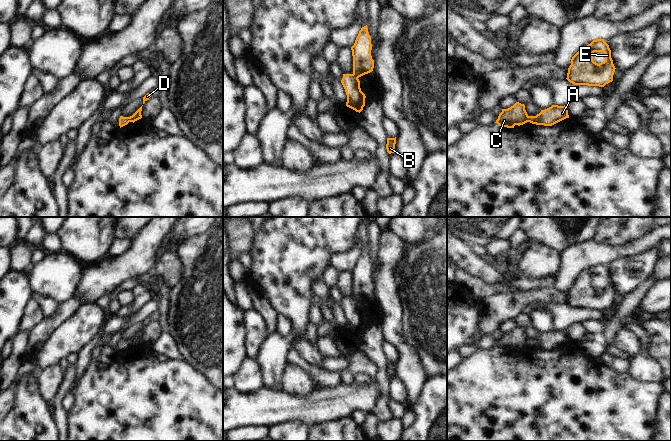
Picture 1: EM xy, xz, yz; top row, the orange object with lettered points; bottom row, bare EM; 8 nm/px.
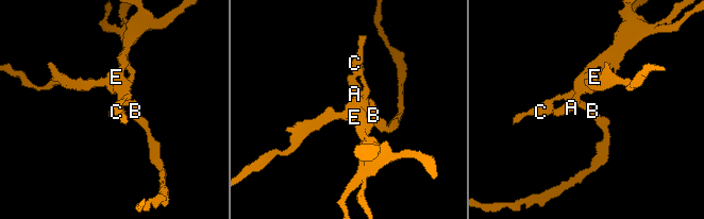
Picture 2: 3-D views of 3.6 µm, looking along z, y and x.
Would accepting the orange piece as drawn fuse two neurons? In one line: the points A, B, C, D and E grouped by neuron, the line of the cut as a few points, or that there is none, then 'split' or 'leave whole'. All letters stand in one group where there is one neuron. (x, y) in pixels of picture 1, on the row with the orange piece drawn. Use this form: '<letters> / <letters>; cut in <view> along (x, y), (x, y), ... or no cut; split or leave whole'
A B E / C D; cut in yz along (530, 116), (528, 121); split

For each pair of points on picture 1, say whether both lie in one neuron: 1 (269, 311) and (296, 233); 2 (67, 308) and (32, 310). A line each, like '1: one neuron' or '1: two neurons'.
1: two neurons
2: two neurons

